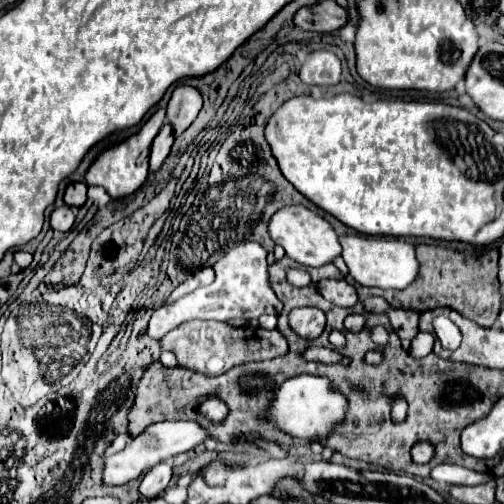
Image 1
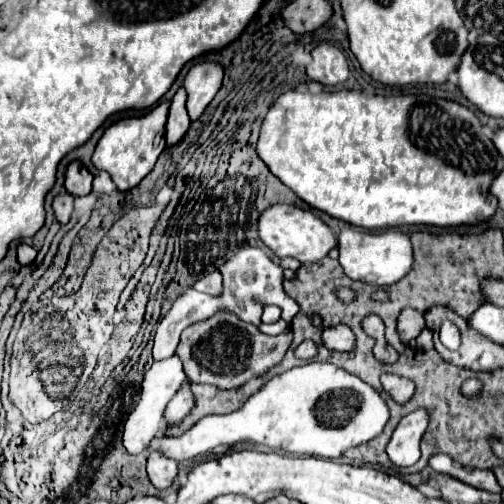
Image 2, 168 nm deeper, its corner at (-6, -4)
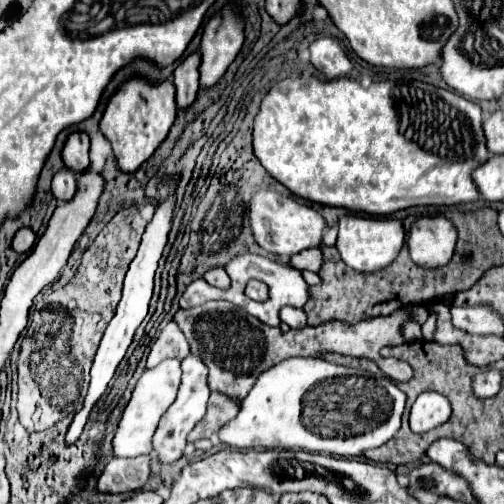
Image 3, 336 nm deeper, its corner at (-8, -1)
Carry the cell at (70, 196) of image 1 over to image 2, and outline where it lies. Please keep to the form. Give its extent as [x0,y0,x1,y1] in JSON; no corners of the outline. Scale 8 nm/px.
[66,162,92,196]

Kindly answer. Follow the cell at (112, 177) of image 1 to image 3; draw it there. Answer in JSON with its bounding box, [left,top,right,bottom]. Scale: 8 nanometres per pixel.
[100,79,176,173]

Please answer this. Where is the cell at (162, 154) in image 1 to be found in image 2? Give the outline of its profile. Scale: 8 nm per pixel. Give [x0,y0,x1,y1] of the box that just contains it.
[166,86,190,146]

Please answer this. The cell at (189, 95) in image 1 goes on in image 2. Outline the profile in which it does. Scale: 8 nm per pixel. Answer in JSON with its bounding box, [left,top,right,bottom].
[184,60,224,120]

